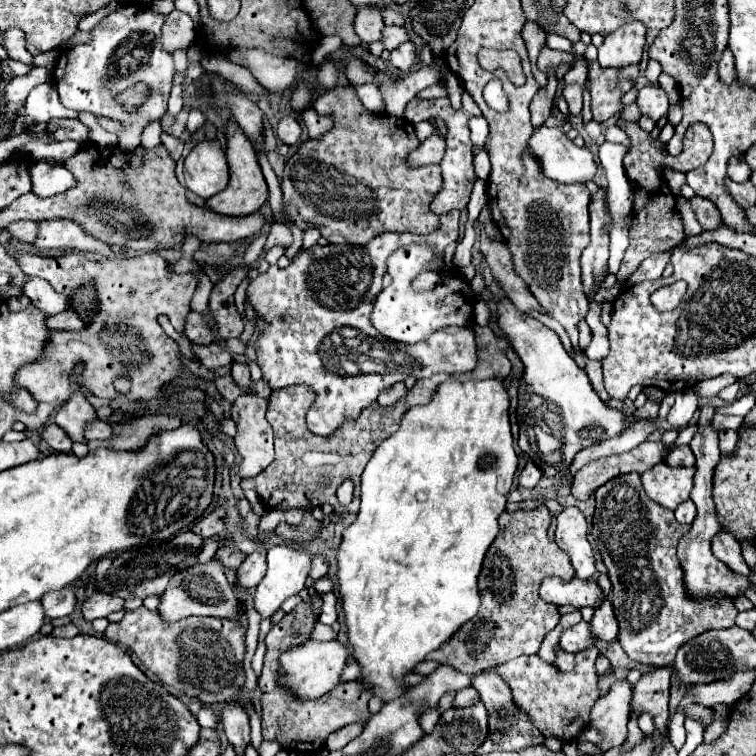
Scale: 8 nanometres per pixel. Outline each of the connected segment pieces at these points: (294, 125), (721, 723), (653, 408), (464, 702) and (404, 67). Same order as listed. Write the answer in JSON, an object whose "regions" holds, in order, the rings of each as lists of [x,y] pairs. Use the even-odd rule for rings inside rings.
{"regions":[[[[288,115],[288,117],[282,117],[282,119],[280,119],[276,133],[278,133],[278,139],[280,139],[280,141],[284,141],[286,145],[294,145],[294,143],[298,143],[298,139],[300,139],[302,127],[300,127],[298,119],[294,119],[294,117]]],[[[716,705],[712,711],[714,711],[714,719],[704,731],[704,741],[706,743],[718,739],[728,727],[728,711],[730,711],[730,707],[728,705]]],[[[647,401],[644,406],[637,409],[634,415],[631,416],[631,422],[639,421],[647,418],[656,418],[661,403],[654,403],[654,401]]],[[[468,687],[462,689],[456,693],[456,699],[454,699],[454,705],[458,707],[469,707],[474,701],[479,700],[479,694],[474,687]]],[[[412,41],[402,43],[400,47],[396,47],[396,49],[390,53],[390,63],[392,63],[396,69],[404,71],[404,73],[414,67],[416,59],[418,59],[418,47],[416,47],[416,43],[412,43]]]]}

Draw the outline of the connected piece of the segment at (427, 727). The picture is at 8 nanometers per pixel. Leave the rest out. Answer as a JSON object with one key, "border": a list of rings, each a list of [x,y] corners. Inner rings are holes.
{"border":[[[432,708],[422,715],[424,716],[420,717],[420,725],[425,734],[430,734],[440,718],[438,708]]]}

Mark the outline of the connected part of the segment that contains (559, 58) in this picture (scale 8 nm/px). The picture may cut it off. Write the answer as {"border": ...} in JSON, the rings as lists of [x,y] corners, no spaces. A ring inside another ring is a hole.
{"border":[[[546,45],[540,49],[540,55],[538,55],[538,69],[540,71],[548,71],[550,67],[558,69],[560,63],[574,65],[574,57],[570,53],[564,53],[564,51],[554,51],[554,49],[546,47]]]}

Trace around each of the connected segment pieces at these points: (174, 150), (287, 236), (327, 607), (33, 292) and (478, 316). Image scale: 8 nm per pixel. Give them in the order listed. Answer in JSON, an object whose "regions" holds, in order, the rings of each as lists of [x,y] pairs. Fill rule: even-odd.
{"regions":[[[[162,131],[162,135],[160,135],[160,139],[162,139],[162,145],[168,149],[168,153],[172,155],[172,159],[178,161],[180,155],[182,155],[182,147],[184,147],[184,143],[182,143],[180,139],[174,139],[172,135],[168,135],[168,133],[164,133],[164,131]]],[[[274,223],[274,225],[270,227],[270,235],[268,235],[268,239],[266,239],[264,251],[272,249],[274,245],[290,247],[290,245],[292,245],[292,241],[294,241],[294,237],[292,237],[292,231],[290,231],[286,225],[282,225],[282,223]]],[[[324,593],[322,599],[324,599],[324,605],[322,605],[320,621],[322,621],[324,625],[332,625],[332,623],[336,621],[336,617],[338,617],[338,613],[336,613],[336,601],[338,601],[338,599],[336,599],[334,593]]],[[[28,277],[22,291],[30,299],[30,303],[46,315],[56,315],[66,309],[64,295],[56,295],[56,291],[52,291],[50,283],[44,283],[44,279]]],[[[478,299],[478,301],[474,303],[474,321],[476,321],[478,325],[488,325],[488,319],[490,319],[488,307],[486,307],[486,303],[484,303],[482,299]]]]}

